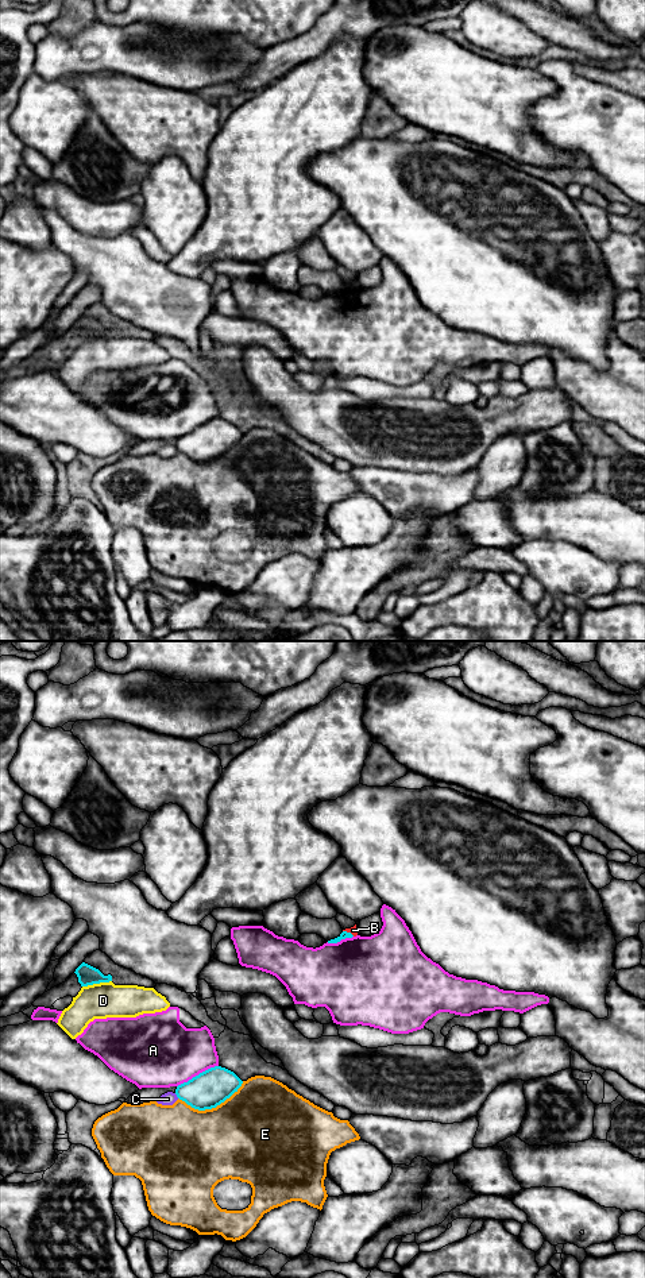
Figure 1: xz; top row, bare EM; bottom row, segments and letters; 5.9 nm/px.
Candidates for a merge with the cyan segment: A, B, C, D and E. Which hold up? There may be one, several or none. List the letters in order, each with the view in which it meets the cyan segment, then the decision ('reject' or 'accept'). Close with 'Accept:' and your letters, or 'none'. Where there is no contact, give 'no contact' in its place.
A: xz | reject
B: xz | reject
C: xz | reject
D: xz | reject
E: xz | reject
Accept: none

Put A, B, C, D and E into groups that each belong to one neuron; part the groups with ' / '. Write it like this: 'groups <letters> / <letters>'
groups A / B / C / D / E

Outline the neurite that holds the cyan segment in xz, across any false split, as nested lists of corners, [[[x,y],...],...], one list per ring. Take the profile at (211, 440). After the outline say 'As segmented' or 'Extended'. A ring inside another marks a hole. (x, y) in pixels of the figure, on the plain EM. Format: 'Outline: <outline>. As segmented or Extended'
Outline: [[[215,418],[177,439],[175,447],[194,462],[212,462],[229,451],[243,433],[231,422]]]. As segmented

